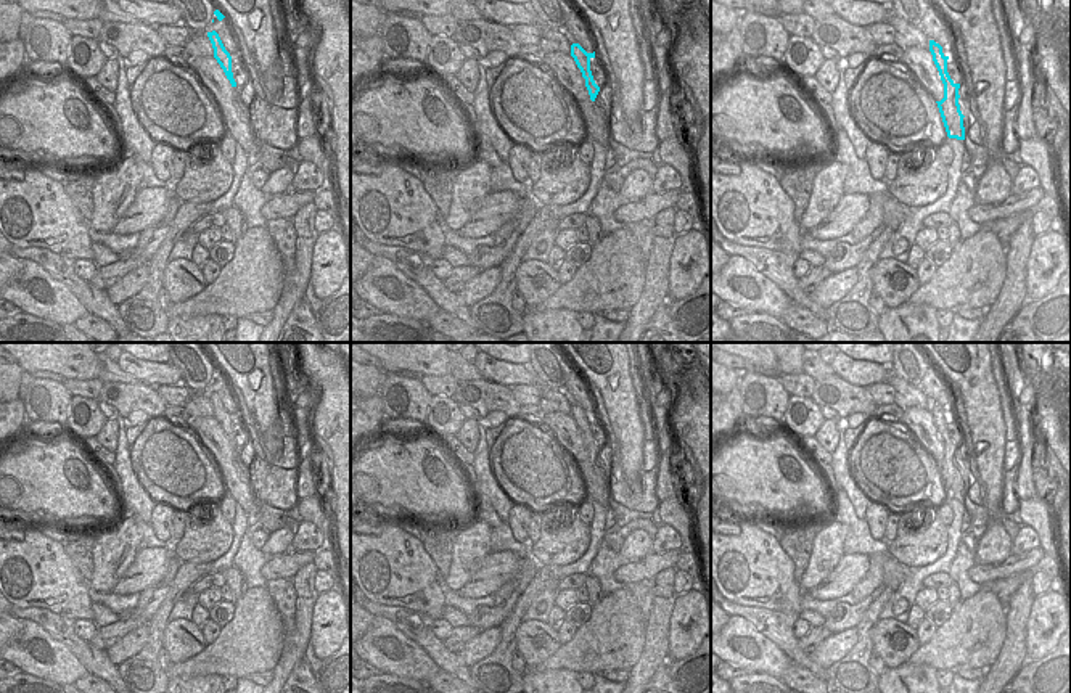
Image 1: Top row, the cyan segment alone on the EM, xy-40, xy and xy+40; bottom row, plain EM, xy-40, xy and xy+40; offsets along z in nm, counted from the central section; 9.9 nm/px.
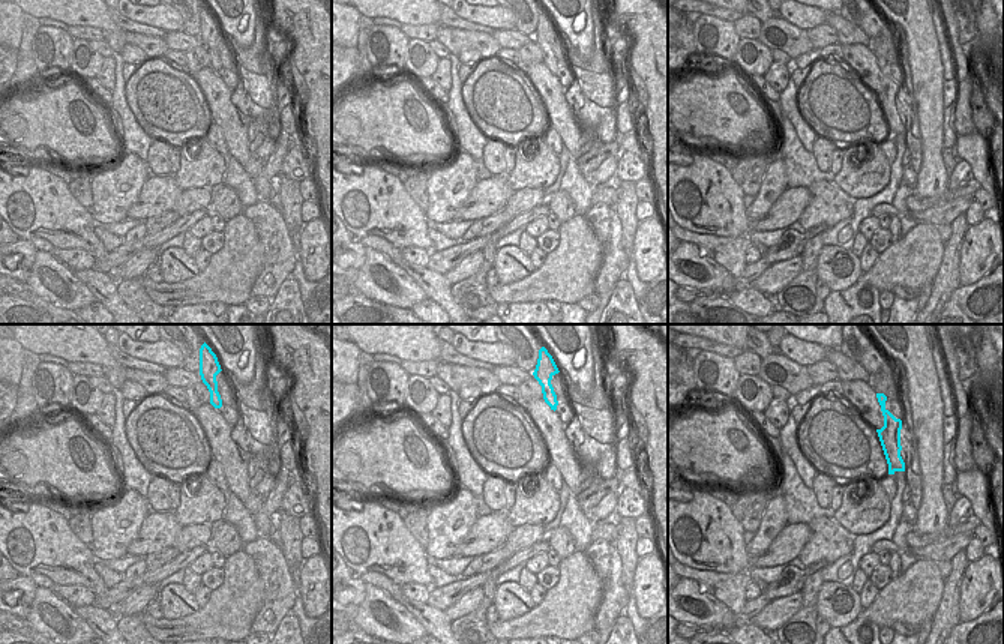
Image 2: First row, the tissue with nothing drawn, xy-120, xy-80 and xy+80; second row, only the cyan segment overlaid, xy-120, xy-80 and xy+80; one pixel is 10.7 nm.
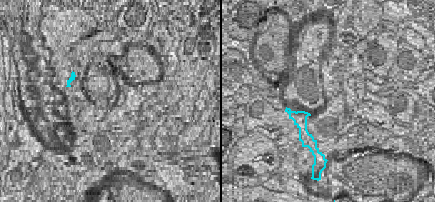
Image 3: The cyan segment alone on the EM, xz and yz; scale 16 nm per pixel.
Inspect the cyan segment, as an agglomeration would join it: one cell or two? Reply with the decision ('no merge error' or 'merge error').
no merge error

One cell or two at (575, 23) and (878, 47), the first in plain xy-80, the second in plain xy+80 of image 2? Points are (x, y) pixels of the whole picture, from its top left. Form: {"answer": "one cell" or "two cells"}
{"answer": "two cells"}

